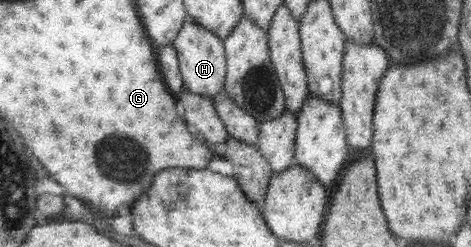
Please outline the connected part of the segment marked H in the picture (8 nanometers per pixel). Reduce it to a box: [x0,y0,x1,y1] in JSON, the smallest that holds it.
[173,16,228,98]

